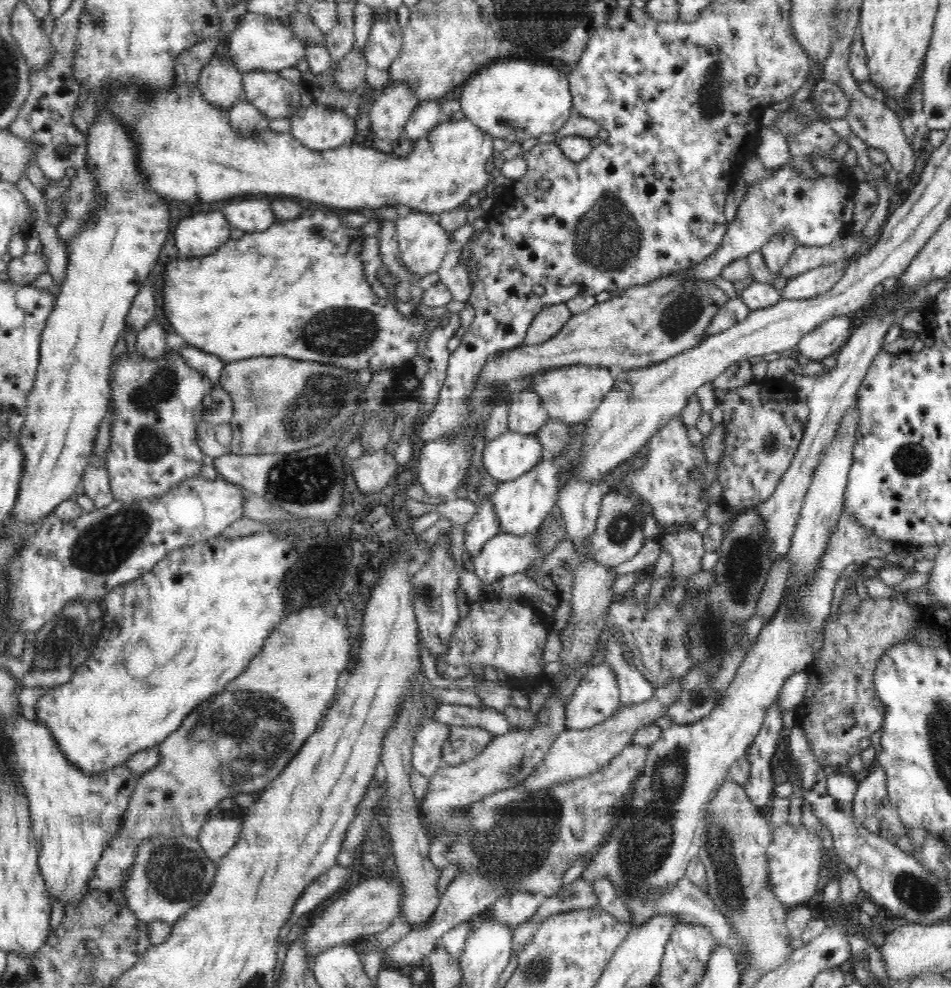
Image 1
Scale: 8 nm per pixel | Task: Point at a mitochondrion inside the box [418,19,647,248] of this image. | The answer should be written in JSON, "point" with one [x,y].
{"point":[505,121]}

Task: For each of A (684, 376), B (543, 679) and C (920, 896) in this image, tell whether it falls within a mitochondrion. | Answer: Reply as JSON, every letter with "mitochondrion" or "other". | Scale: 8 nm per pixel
{"A":"other","B":"other","C":"mitochondrion"}

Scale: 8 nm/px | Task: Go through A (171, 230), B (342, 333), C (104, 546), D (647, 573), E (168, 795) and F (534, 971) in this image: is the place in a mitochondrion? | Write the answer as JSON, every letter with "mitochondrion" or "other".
{"A":"other","B":"mitochondrion","C":"mitochondrion","D":"other","E":"other","F":"mitochondrion"}

